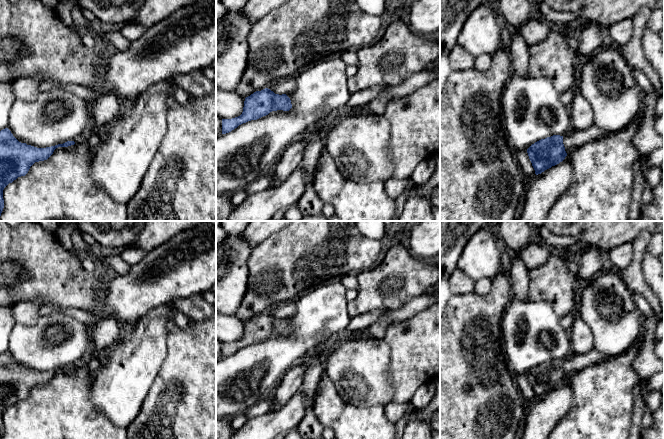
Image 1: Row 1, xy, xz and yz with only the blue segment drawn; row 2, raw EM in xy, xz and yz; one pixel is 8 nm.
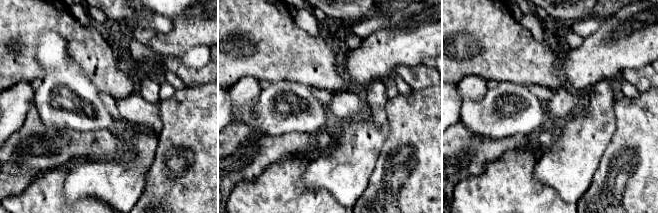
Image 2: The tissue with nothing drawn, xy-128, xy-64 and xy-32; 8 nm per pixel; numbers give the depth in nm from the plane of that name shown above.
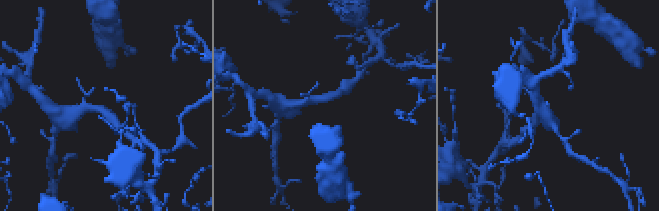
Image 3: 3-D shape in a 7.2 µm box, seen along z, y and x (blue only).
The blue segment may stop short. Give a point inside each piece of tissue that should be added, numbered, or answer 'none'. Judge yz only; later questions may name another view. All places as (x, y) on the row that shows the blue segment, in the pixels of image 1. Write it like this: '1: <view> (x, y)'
1: yz (577, 138)

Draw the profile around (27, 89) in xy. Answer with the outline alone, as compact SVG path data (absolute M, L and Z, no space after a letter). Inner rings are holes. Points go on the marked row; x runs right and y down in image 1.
M21 77L12 83L15 101L33 101L40 94L40 85L43 83L38 77Z

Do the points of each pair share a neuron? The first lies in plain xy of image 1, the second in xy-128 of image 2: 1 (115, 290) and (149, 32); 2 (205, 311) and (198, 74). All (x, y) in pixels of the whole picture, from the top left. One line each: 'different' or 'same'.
1: different
2: same

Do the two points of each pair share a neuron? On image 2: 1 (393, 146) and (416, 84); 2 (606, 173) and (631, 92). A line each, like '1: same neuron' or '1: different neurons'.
1: different neurons
2: different neurons

